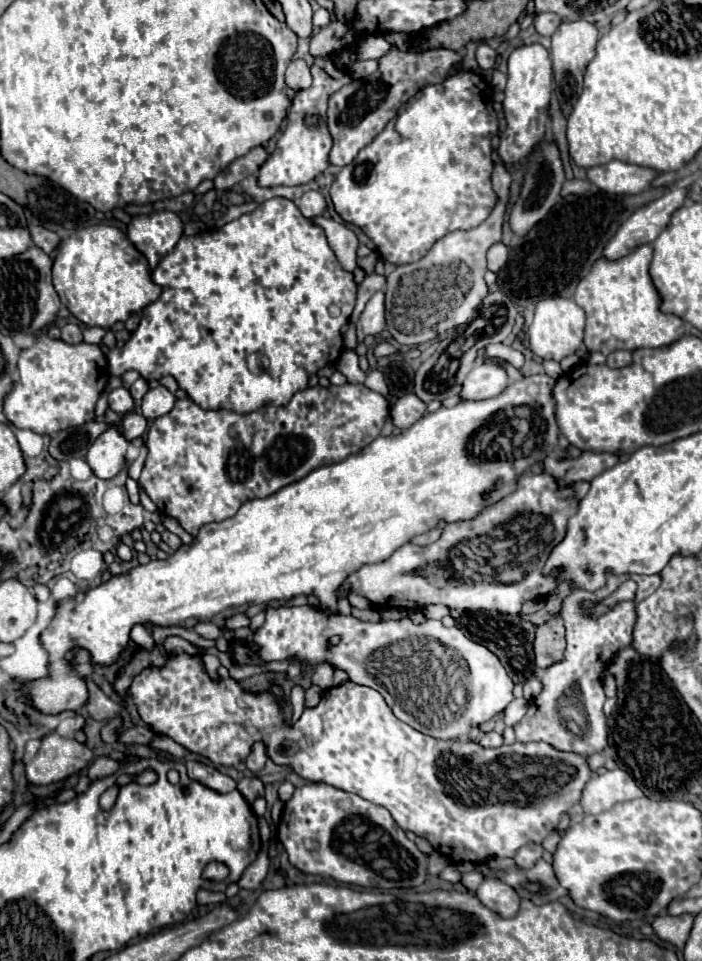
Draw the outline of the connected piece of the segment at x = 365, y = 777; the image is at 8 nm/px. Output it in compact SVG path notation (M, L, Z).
M186 652L182 654L174 654L166 660L164 666L148 666L144 668L140 674L136 674L132 678L132 684L128 686L128 702L134 702L136 708L138 708L138 714L140 718L160 736L168 736L172 738L174 742L178 742L180 746L184 746L186 750L190 752L196 752L204 758L208 758L210 762L214 764L222 764L222 766L238 766L240 762L244 762L248 758L248 754L252 752L252 746L256 742L262 742L266 746L266 756L278 764L278 766L290 766L300 778L308 780L308 782L320 782L320 784L328 784L328 786L334 786L334 788L342 788L344 792L354 792L358 796L362 796L364 800L370 800L378 806L384 806L392 818L396 820L396 824L404 830L404 832L414 832L416 836L420 838L426 838L436 850L440 850L446 858L450 858L452 862L486 862L490 858L496 858L496 856L508 856L512 858L516 854L516 850L528 842L542 842L552 830L558 828L558 822L560 822L560 816L562 812L570 810L578 800L580 800L580 794L582 794L582 788L584 784L590 780L592 772L588 770L586 766L586 760L578 754L572 754L572 752L560 752L560 750L554 750L550 744L546 742L528 742L528 744L520 744L520 742L514 742L514 744L502 744L500 748L482 748L480 744L476 742L462 742L462 740L436 740L432 736L424 736L422 732L410 728L408 724L404 724L402 720L398 720L394 716L394 712L390 712L390 706L386 704L386 700L382 700L382 694L374 688L366 688L366 686L360 686L360 684L354 684L354 682L344 682L340 686L334 686L334 688L328 688L322 692L322 698L320 702L314 706L314 708L308 708L304 706L304 712L302 716L298 718L298 722L294 724L288 724L286 718L284 718L284 710L282 710L282 704L286 702L286 694L282 690L282 686L270 686L270 690L264 690L264 692L246 692L238 680L234 678L218 678L218 680L212 680L204 668L204 662L200 656L190 656Z

